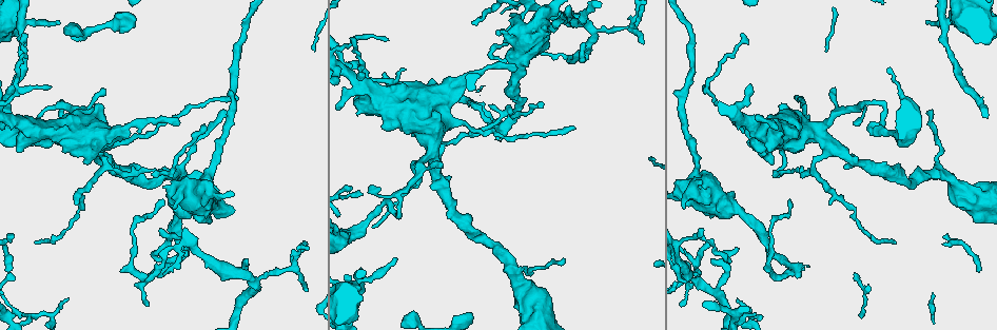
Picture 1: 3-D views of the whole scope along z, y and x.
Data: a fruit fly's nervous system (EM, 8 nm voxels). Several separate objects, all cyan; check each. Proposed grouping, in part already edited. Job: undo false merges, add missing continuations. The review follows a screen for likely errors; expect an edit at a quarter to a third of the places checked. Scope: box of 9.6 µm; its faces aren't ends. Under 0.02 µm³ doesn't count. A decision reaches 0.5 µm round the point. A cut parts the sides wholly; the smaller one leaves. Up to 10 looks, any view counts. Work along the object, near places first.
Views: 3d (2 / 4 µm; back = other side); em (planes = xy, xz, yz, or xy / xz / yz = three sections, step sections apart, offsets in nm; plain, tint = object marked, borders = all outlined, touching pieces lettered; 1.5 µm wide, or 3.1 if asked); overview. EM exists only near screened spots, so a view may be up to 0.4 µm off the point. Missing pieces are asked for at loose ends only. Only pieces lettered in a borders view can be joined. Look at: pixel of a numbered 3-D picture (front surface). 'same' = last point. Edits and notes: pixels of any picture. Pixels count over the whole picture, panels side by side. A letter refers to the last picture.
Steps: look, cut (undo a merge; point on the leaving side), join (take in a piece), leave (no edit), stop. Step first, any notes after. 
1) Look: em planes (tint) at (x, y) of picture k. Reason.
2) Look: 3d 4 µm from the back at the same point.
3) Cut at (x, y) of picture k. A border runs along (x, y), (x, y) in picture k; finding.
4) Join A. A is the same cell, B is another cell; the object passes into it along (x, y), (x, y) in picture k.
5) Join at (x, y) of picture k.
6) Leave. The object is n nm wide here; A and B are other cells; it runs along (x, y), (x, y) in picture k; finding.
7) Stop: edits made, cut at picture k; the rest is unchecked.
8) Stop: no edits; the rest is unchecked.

Look: 3d 2 µm at (696, 270) of picture 1.

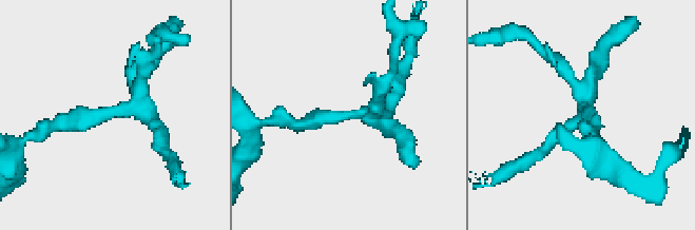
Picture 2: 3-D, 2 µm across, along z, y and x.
Look: em planes (borders) at (585, 110) of picture 2.

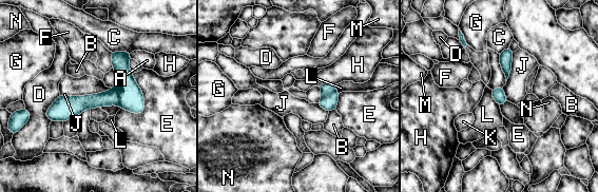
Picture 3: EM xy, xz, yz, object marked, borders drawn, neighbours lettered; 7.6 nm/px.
Cut at (131, 97) of picture 3. A, B, C, D, E, F, G, H, J, K, L, M and N are other cells; a border runs along (115, 87), (118, 93), (117, 104) in picture 3; a second cell is stuck on.

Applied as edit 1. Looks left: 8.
Look: 3d 4 µm at (467, 99) of picture 1. Sharp bend.

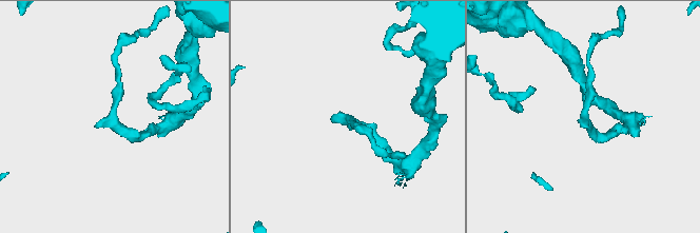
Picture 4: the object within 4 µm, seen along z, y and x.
Look: em planes (borders) at (111, 119) of picture 4. Need the tissue.

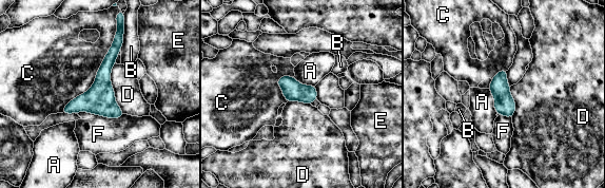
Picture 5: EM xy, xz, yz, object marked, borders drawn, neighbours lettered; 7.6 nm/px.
Leave. The object is 160 nm wide here; A, B, C, D, E and F are other cells; it runs along (118, 35), (102, 85), (65, 110) in picture 5; continuous, no second cell.

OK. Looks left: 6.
Look: 3d 4 µm at (21, 20) of picture 1.

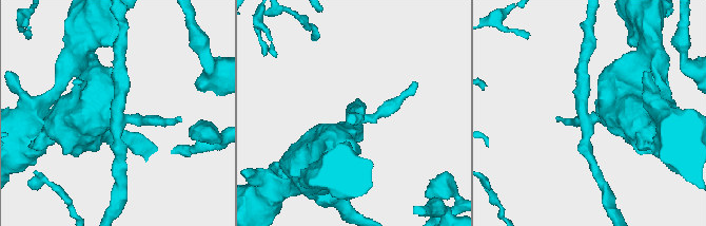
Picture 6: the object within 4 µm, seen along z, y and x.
Look: em yz step 4 (borders) at (115, 117) of picture 6.

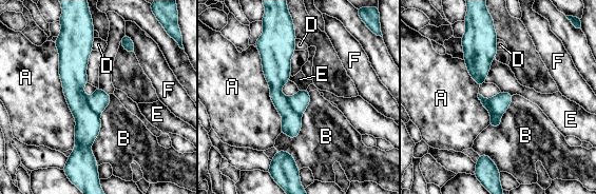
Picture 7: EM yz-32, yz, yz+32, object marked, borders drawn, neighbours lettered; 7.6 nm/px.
Cut at (74, 78) of picture 7. The object is 150 nm wide here; A, B, D, E and F are other cells; the part that leaves runs along (90, 38), (75, 97), (93, 162) in picture 7; two cells meet here.

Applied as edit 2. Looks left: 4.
Look: 3d 4 µm at (896, 244) of picture 1. An open end.

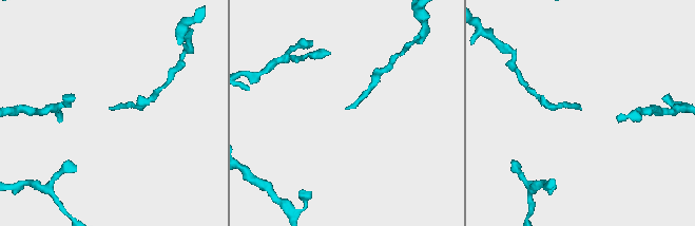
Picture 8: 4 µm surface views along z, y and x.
Look: em 3.1 µm planes (borders) at (581, 110) of picture 8. Shape alone is not enough.

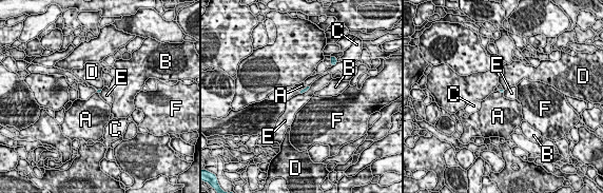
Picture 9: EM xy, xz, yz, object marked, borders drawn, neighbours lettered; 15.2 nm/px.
Leave. The longest contact is with E, 240 nm; A, B, C, D, E and F are other cells; a border runs along (311, 85), (298, 94) in picture 9; none of them fits.

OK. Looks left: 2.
Stop: edits made, cut at picture 3, cut at picture 7; the rest is unchecked.

